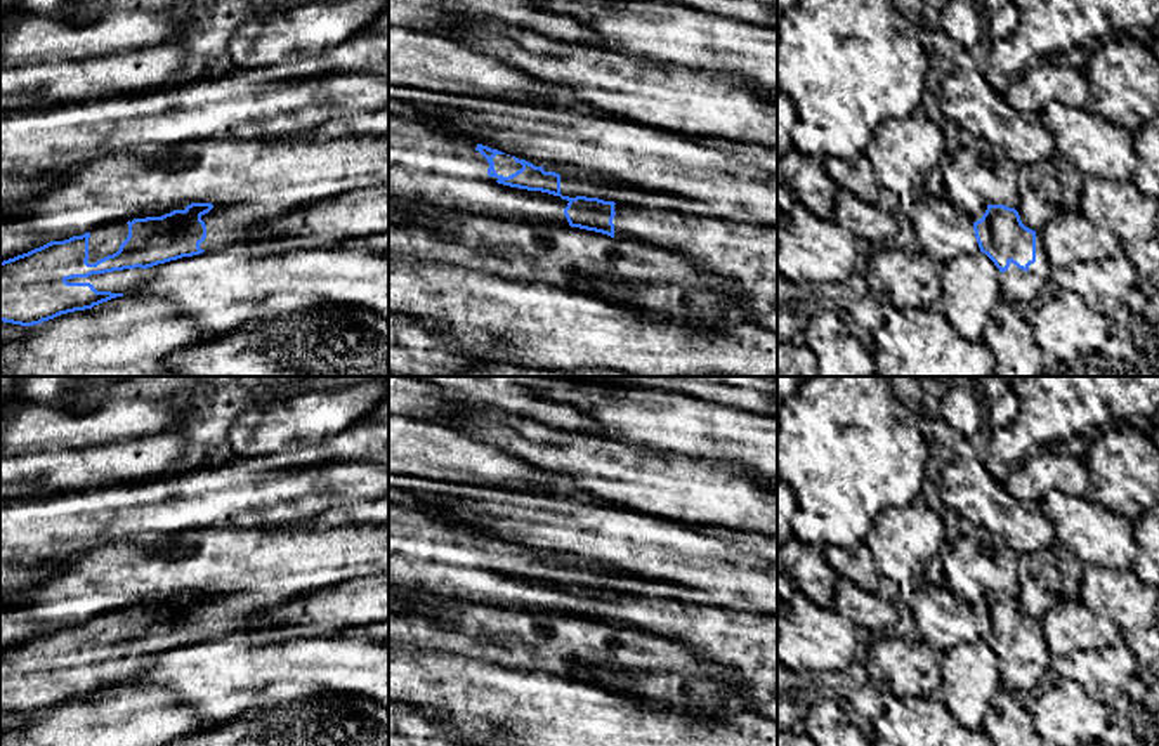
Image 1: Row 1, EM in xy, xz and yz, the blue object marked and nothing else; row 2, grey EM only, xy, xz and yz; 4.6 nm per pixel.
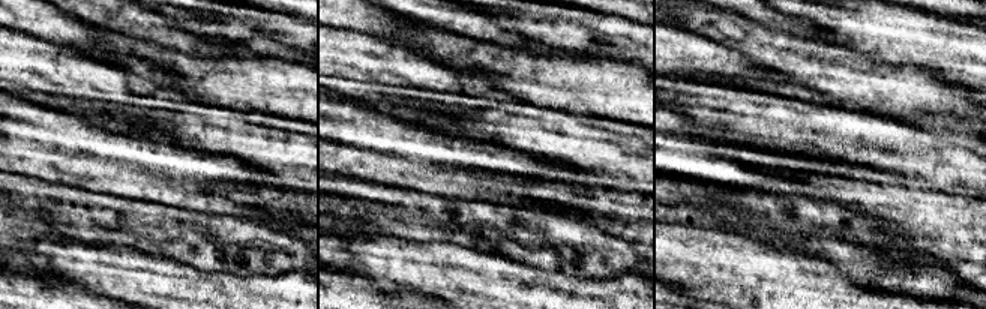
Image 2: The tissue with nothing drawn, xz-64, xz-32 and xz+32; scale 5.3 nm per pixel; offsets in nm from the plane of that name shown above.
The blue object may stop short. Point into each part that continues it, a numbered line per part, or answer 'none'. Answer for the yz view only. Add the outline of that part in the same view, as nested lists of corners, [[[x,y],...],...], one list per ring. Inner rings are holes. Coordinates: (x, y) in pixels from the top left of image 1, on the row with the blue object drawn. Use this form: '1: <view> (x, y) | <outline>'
1: yz (1022, 287) | [[[1036,232],[1036,262],[1027,271],[1010,262],[1010,267],[1003,272],[1006,279],[1001,283],[1001,291],[1018,304],[1038,302],[1050,288],[1050,272],[1041,232]]]

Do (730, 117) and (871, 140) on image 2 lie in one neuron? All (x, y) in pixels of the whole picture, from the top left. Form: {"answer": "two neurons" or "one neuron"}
{"answer": "one neuron"}

